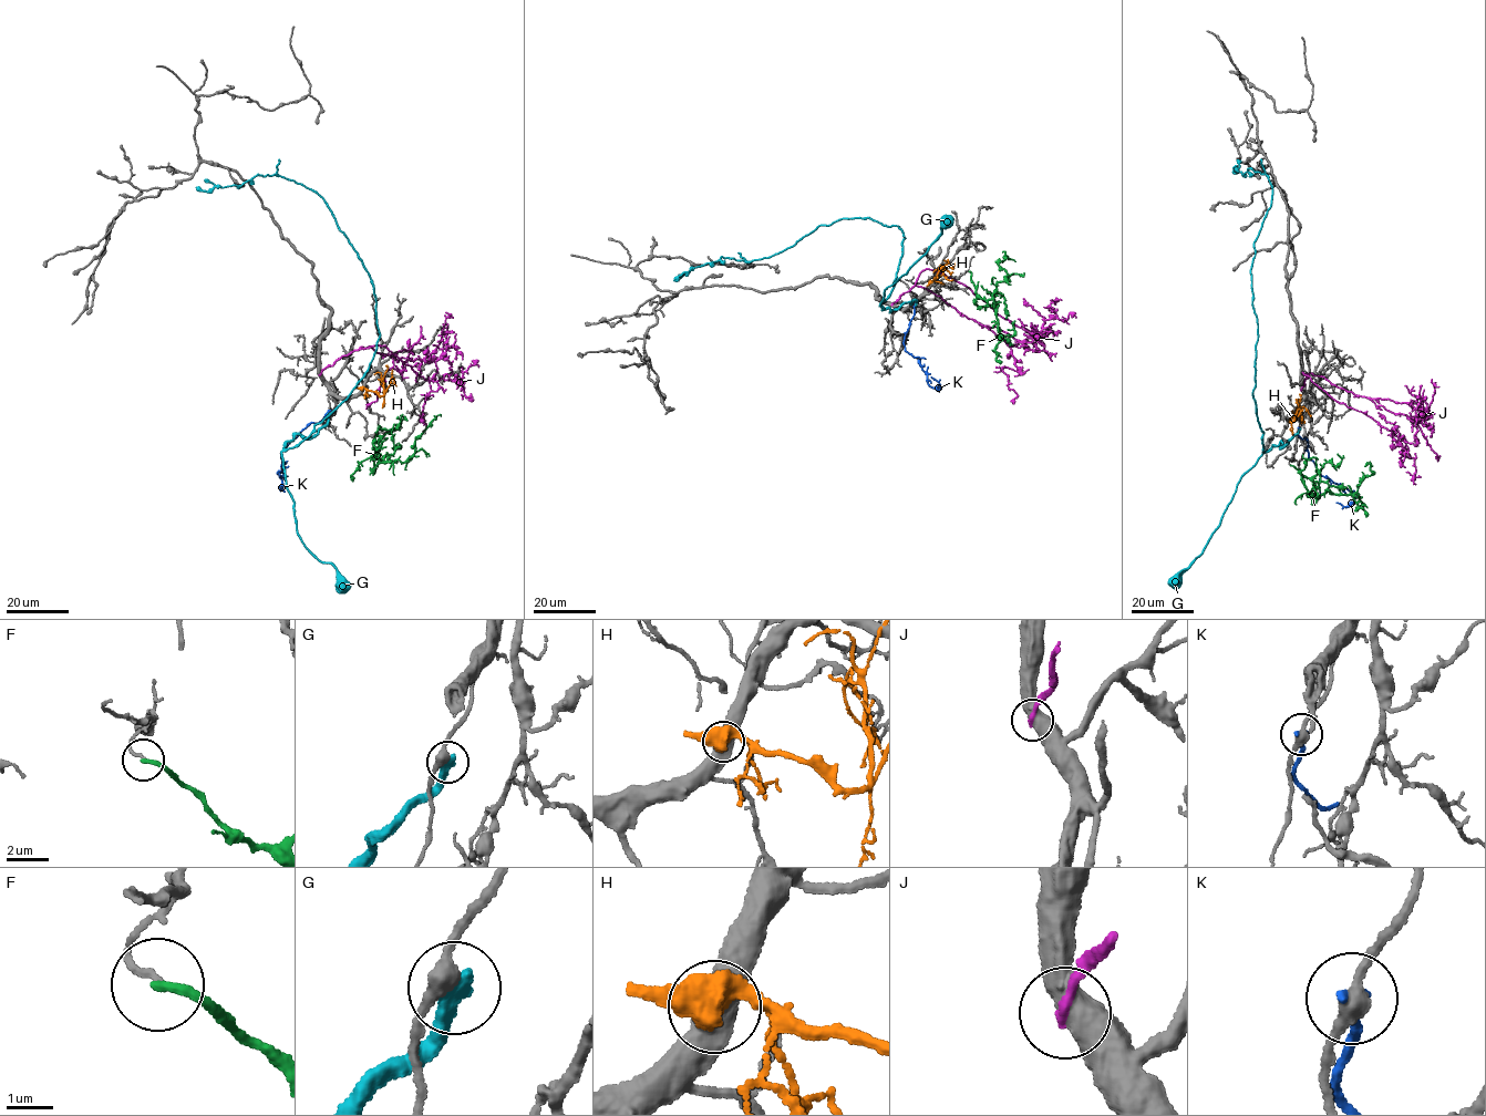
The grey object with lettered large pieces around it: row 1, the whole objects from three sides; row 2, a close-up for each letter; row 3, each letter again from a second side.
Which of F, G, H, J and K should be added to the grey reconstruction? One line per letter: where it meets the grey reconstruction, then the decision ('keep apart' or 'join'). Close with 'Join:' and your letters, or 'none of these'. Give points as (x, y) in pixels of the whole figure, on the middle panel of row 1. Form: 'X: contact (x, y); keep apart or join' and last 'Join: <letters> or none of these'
F: contact (969, 271); keep apart
G: contact (916, 305); keep apart
H: contact (931, 282); keep apart
J: contact (893, 303); keep apart
K: contact (915, 303); keep apart
Join: none of these

